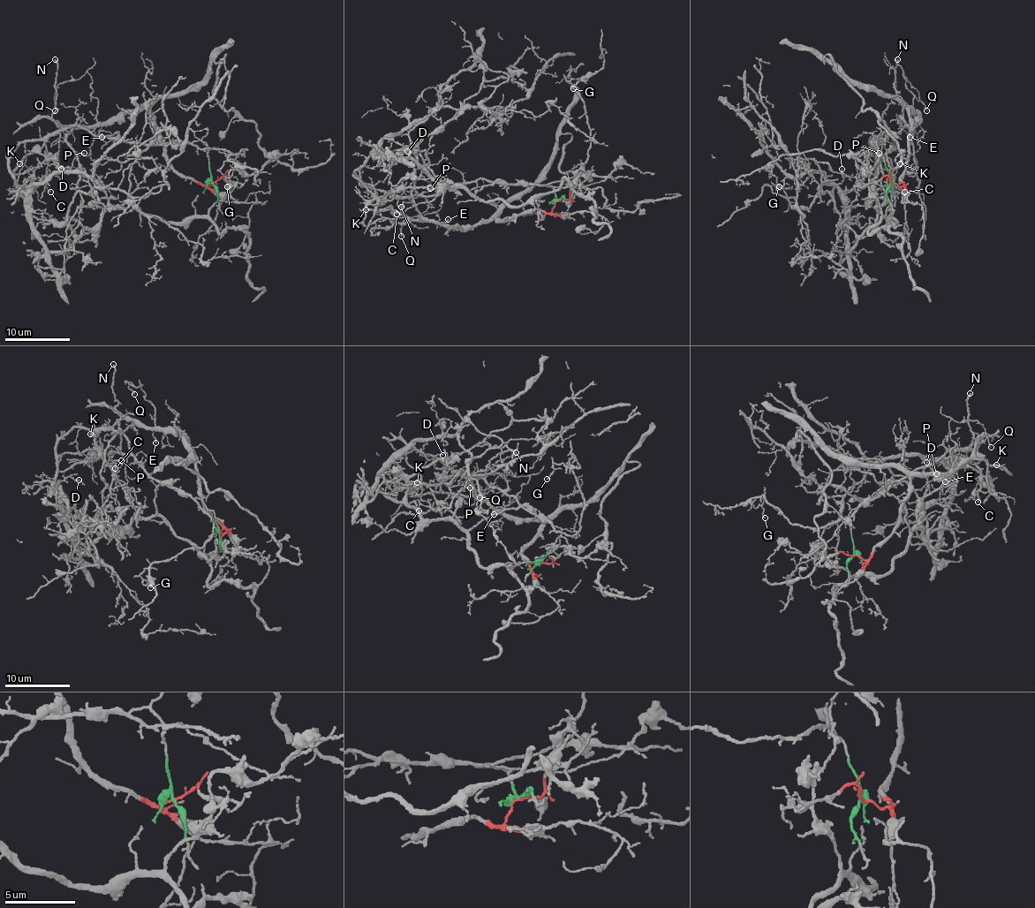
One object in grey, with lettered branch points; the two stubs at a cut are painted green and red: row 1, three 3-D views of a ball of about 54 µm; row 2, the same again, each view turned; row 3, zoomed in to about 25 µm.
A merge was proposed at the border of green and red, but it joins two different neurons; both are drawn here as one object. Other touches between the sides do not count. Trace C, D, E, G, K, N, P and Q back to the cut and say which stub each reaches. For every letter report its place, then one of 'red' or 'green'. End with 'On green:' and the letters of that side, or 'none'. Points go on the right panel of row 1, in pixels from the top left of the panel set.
C: (904, 192) | red
D: (842, 169) | green
E: (910, 137) | red
G: (779, 186) | green
K: (900, 163) | red
N: (897, 59) | red
P: (879, 153) | green
Q: (926, 110) | red
On green: D, G, P

